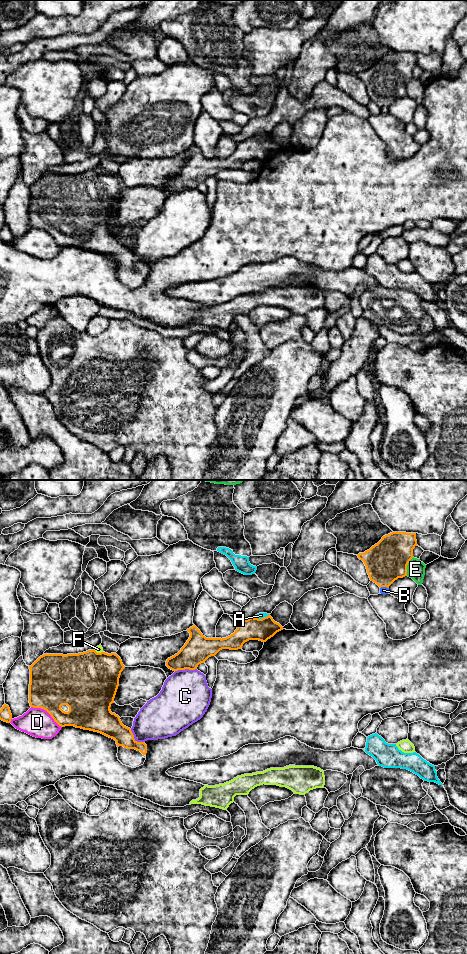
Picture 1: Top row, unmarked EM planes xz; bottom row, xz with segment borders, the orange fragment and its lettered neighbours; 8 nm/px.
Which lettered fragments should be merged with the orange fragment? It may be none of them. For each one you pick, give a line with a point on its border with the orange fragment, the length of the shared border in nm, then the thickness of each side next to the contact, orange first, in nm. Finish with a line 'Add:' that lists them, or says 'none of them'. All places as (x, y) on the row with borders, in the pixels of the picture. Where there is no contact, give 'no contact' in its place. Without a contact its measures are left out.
Add: none of them

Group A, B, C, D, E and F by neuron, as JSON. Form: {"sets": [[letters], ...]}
{"sets": [["A"], ["B"], ["C"], ["D"], ["E"], ["F"]]}

